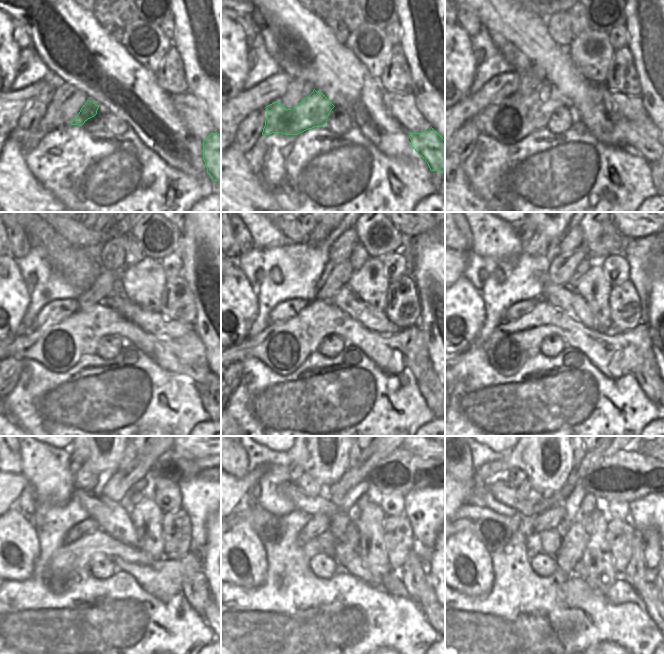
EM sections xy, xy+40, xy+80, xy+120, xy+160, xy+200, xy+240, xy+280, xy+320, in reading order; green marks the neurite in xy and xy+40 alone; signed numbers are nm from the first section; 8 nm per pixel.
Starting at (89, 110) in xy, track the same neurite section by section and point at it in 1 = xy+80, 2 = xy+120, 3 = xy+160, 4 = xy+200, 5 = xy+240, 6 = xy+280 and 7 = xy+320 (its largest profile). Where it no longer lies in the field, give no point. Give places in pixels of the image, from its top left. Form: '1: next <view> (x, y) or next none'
1: next xy+80 (509, 121)
2: next xy+120 (60, 347)
3: next xy+160 (282, 347)
4: next xy+200 (512, 343)
5: next xy+240 (163, 578)
6: next xy+280 (349, 560)
7: next xy+320 (533, 543)

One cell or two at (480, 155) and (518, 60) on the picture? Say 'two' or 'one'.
two

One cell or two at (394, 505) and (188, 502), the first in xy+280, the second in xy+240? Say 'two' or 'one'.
two

